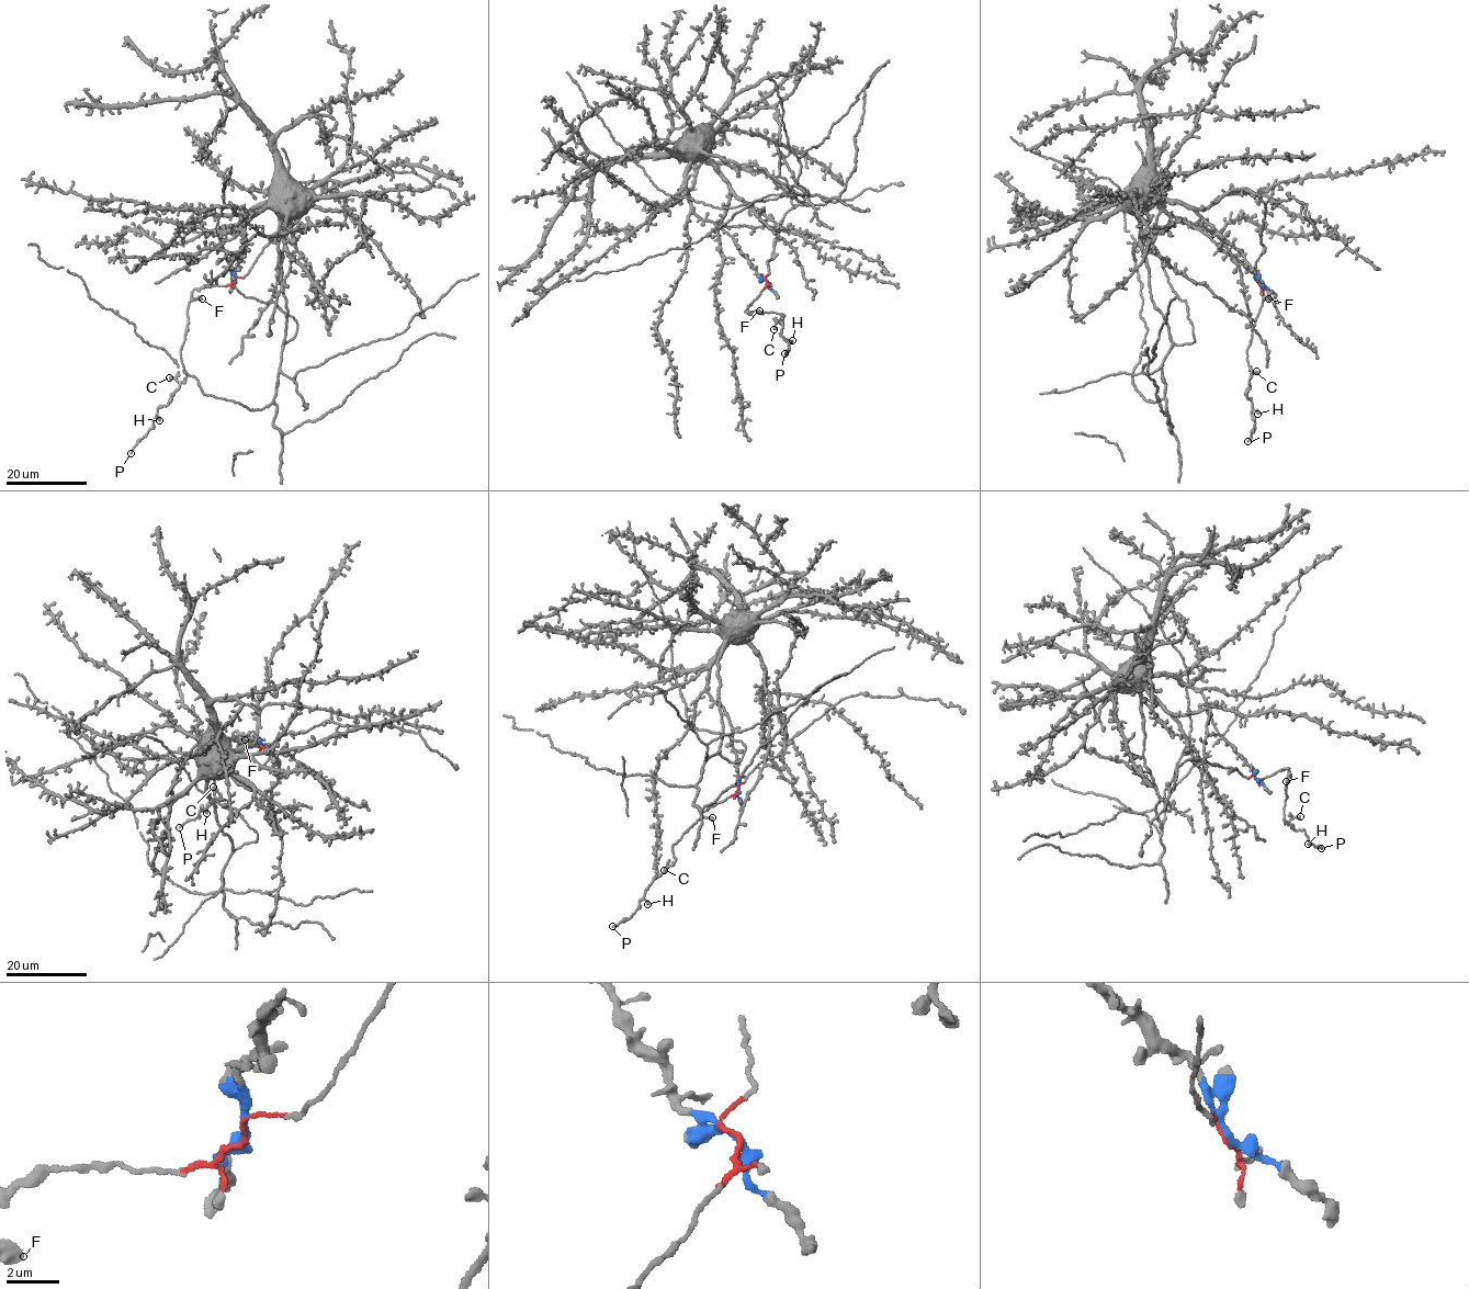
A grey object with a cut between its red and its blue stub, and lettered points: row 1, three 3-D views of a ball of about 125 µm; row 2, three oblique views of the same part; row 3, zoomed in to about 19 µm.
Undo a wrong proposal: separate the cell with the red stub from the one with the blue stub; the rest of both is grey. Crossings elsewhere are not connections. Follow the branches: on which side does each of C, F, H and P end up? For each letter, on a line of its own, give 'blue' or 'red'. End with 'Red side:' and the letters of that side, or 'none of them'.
C: red
F: red
H: red
P: red
Red side: C, F, H, P

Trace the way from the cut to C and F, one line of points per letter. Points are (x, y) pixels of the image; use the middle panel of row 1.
C: (767, 281), (745, 311), (752, 315), (758, 311), (783, 315), (773, 329)
F: (767, 281), (746, 309), (759, 311)

